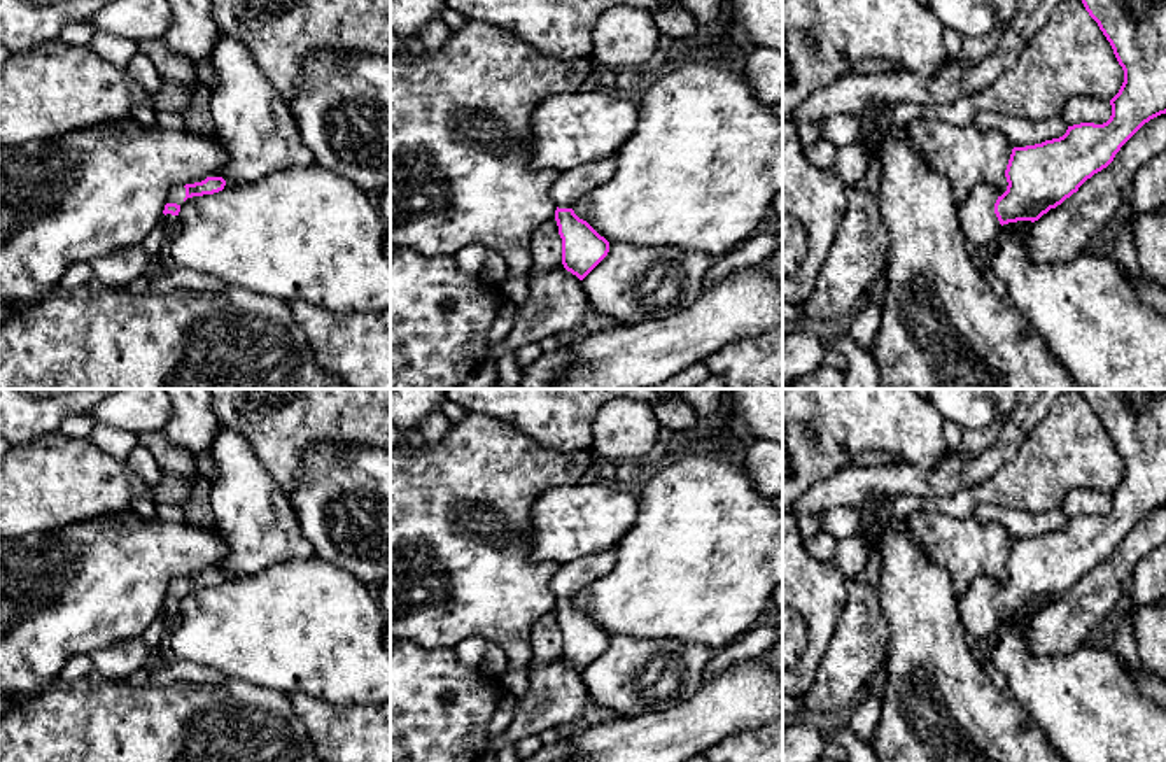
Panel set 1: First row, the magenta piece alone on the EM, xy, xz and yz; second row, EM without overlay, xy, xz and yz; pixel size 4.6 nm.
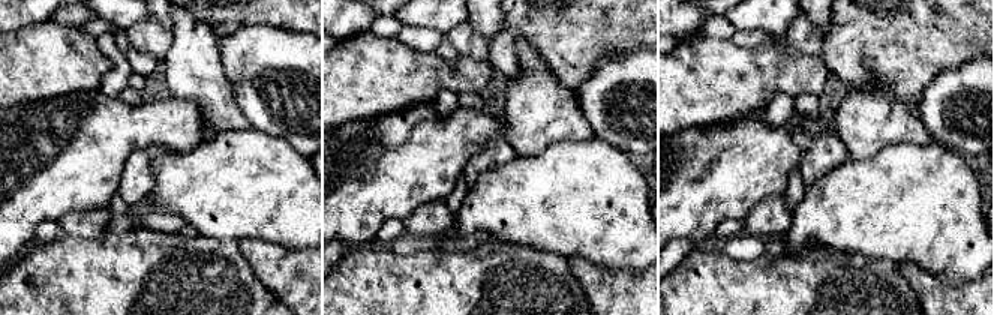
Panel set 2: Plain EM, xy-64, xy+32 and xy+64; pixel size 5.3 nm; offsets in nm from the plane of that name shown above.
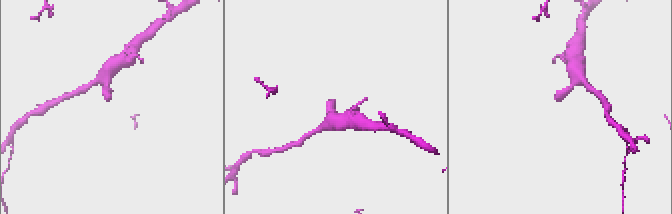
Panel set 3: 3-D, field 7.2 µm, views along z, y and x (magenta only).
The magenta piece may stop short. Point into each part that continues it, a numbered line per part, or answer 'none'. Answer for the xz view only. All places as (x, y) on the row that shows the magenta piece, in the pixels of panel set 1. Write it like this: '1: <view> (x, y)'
1: xz (573, 184)

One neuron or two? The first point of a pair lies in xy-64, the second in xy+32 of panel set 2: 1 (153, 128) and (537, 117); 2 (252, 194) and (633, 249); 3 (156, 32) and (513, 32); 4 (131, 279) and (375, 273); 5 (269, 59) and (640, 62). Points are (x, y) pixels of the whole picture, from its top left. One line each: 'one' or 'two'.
1: two
2: one
3: two
4: one
5: one

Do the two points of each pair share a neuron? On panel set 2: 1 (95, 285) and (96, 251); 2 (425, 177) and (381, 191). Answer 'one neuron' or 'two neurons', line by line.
1: one neuron
2: one neuron

